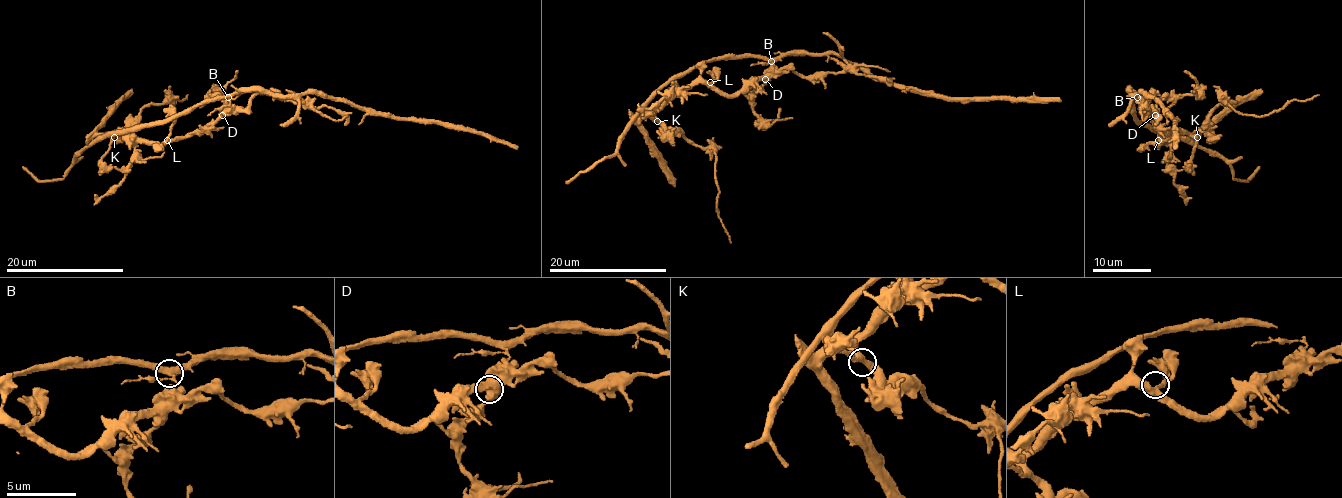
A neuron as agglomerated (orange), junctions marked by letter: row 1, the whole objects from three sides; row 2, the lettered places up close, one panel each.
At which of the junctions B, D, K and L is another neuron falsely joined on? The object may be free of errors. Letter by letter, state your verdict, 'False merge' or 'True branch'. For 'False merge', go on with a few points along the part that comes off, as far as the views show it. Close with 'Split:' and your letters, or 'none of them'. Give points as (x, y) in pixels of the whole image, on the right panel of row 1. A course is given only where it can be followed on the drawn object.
B: False merge. Course of the part to remove: (1137, 97), (1130, 90), (1130, 96), (1143, 93), (1155, 100), (1174, 119), (1174, 146), (1177, 148)
D: True branch
K: True branch
L: True branch
Split: B

